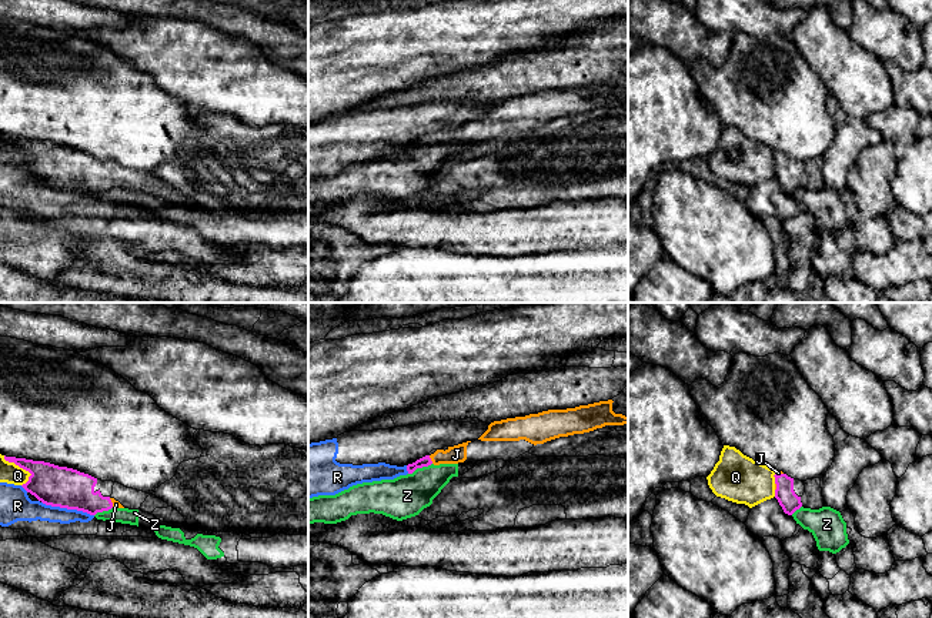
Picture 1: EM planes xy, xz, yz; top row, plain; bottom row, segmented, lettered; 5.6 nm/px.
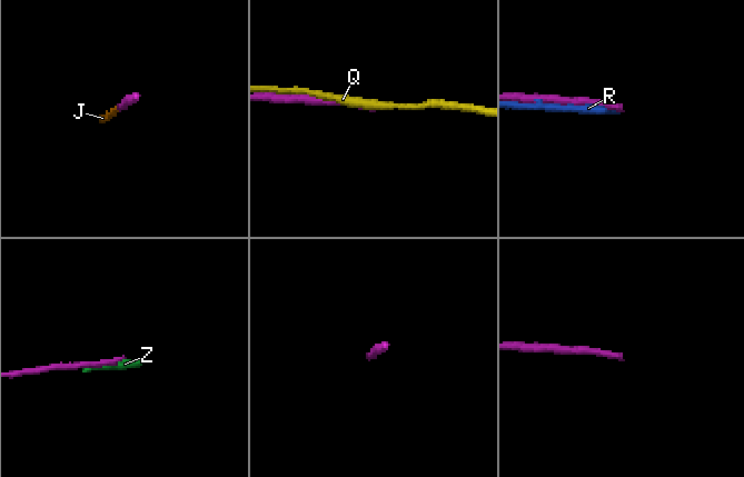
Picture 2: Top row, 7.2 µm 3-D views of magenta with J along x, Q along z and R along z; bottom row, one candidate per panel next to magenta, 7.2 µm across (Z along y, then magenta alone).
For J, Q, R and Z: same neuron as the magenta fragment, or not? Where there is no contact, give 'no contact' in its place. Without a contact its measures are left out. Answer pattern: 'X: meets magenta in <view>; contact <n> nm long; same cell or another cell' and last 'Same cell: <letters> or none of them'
J: meets magenta in xz; contact 50 nm long; same cell
Q: meets magenta in xy; contact 200 nm long; another cell
R: meets magenta in xy; contact 300 nm long; another cell
Z: meets magenta in xz; contact 150 nm long; another cell
Same cell: J

